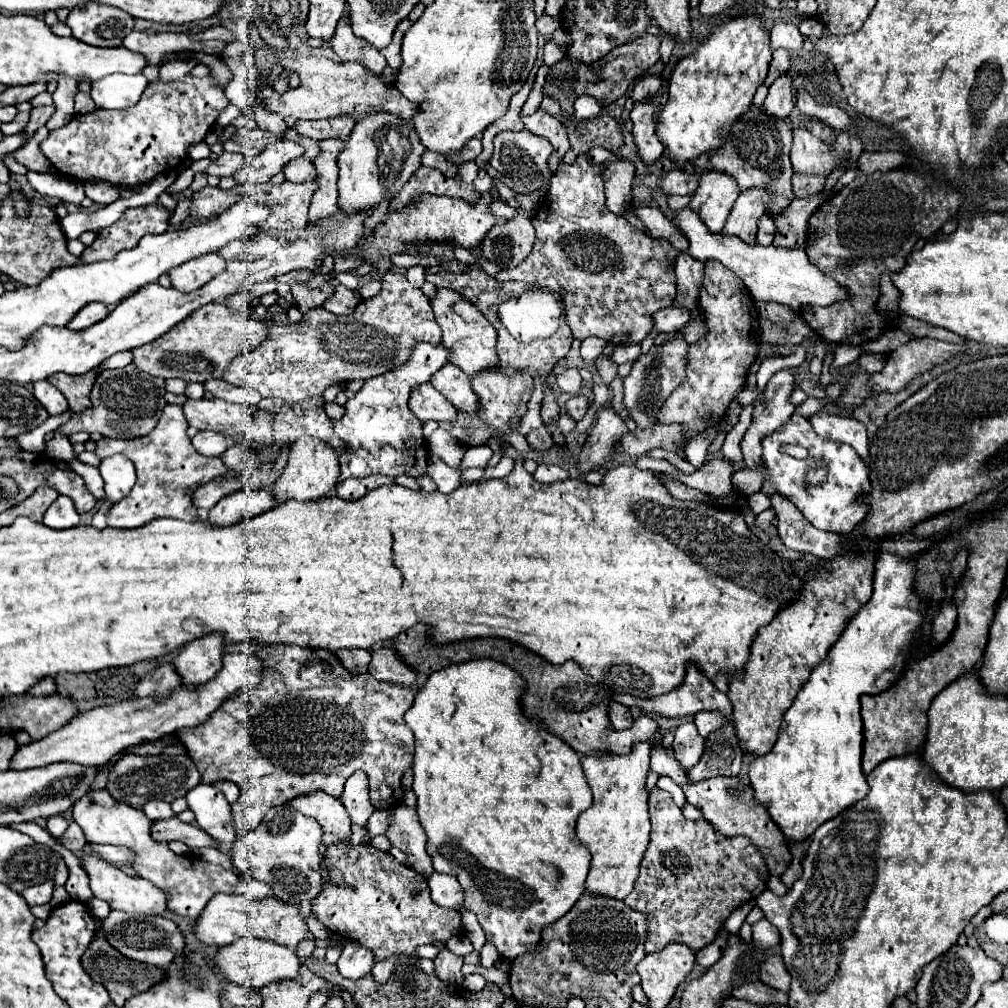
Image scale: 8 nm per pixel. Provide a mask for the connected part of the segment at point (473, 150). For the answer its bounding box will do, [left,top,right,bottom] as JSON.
[446,138,482,164]

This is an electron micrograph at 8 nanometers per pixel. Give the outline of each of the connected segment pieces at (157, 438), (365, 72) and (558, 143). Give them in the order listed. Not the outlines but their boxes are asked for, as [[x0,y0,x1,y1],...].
[[94,404,228,528],[256,56,420,120],[522,108,570,172]]

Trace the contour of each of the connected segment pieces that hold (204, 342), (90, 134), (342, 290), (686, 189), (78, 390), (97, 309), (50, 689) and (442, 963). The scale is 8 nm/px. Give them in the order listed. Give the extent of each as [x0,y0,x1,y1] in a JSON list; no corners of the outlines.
[[132,304,266,382],[40,74,230,188],[322,286,362,314],[662,168,698,196],[48,370,96,412],[68,304,108,330],[28,678,54,696],[434,948,464,984]]

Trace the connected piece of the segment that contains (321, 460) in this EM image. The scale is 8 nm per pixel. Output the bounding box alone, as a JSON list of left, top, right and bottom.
[272,436,340,500]

